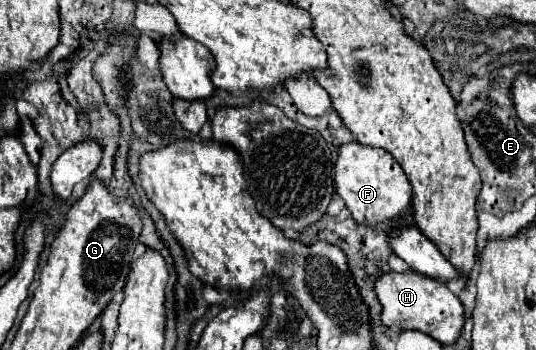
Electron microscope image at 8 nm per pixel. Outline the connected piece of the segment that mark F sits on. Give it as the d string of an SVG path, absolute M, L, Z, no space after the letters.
M346 143L338 151L336 161L336 193L344 199L352 217L360 225L380 225L382 221L398 221L406 217L412 207L412 187L398 161L384 149L364 147L360 143Z

